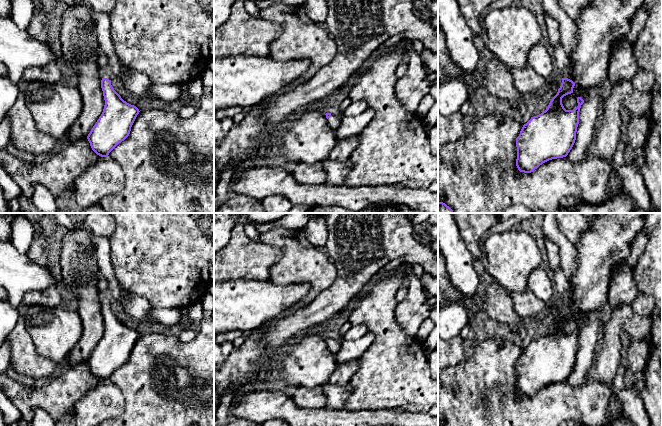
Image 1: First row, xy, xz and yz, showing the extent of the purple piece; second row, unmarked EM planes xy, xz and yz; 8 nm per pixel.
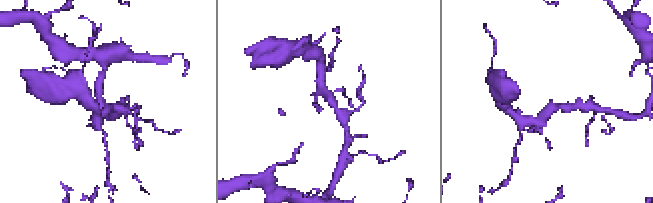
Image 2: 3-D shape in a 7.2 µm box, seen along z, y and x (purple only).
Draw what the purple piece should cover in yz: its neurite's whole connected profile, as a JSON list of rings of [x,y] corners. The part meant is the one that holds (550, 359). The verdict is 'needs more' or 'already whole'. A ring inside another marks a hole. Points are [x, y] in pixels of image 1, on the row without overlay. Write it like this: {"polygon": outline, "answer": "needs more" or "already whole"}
{"polygon": [[[571,285],[561,296],[561,310],[547,333],[531,341],[516,362],[516,390],[520,396],[531,397],[549,384],[566,381],[575,367],[584,324],[578,321],[578,330],[573,334],[566,334],[562,328],[562,322],[573,317],[575,310],[570,303],[570,290]]], "answer": "needs more"}

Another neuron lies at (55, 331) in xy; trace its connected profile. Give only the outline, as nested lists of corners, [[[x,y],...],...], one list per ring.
[[[32,305],[23,318],[36,352],[60,368],[83,334],[78,312],[71,306]]]

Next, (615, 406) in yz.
[[[612,397],[609,404],[610,415],[613,417],[619,413],[622,409],[622,405],[617,397]]]

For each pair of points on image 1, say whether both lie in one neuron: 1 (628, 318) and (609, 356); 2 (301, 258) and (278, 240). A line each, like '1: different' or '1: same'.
1: same
2: same

